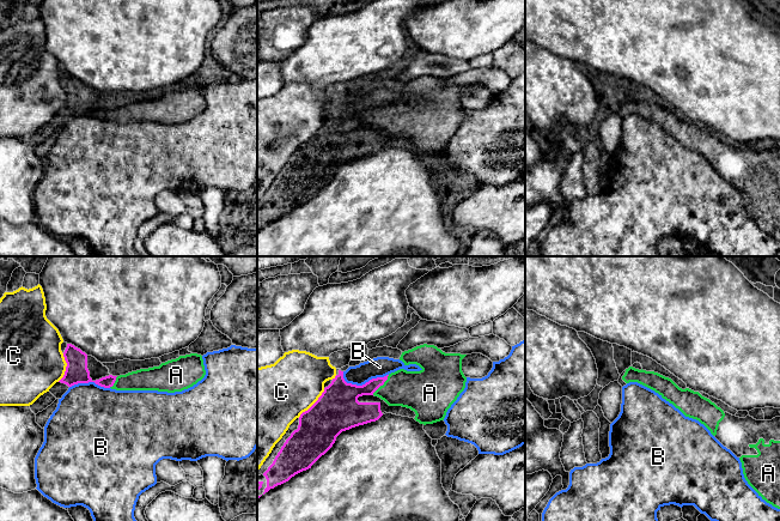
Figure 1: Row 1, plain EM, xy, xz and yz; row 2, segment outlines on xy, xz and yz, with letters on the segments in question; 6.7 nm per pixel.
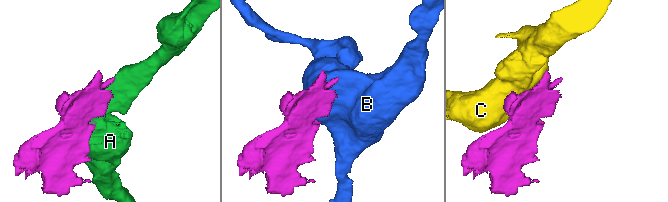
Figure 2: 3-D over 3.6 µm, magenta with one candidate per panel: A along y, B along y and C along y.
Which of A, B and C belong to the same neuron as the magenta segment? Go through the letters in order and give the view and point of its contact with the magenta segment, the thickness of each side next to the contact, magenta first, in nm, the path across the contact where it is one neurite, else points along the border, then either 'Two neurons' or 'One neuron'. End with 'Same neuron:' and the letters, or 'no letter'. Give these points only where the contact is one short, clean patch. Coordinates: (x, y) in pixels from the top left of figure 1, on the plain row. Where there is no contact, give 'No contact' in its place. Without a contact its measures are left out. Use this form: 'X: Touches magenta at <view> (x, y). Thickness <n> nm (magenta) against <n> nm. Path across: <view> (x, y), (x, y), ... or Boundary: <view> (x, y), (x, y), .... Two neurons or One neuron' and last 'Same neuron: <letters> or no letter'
A: Touches magenta at xz (382, 116). Thickness 160 nm (magenta) against 260 nm. One neuron
B: Touches magenta at xz (366, 114). Thickness 280 nm (magenta) against 140 nm. Two neurons
C: Touches magenta at xz (314, 135). Thickness 300 nm (magenta) against 400 nm. Two neurons
Same neuron: A

